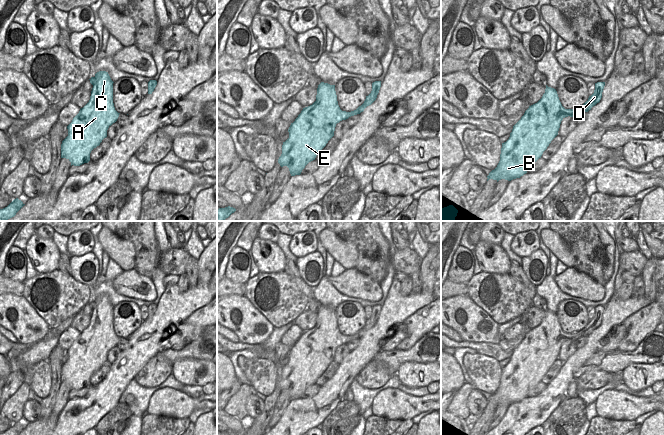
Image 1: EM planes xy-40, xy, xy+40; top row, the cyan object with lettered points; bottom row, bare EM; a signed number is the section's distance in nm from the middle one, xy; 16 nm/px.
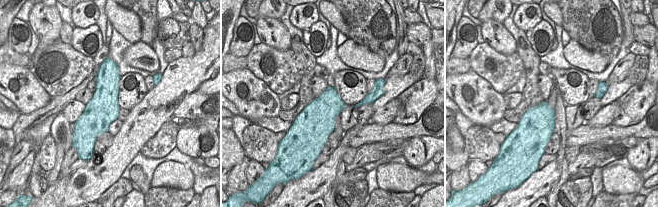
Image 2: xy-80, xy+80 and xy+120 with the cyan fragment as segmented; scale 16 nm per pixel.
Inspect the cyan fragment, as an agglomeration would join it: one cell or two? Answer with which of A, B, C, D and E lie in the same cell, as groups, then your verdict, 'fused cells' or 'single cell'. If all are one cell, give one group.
groups A B C D E; single cell

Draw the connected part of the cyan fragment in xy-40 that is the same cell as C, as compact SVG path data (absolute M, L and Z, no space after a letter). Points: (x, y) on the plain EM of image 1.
M99 295L91 301L93 309L89 326L67 350L68 360L61 368L61 382L80 390L90 385L91 375L107 361L108 352L119 338L113 327L113 305L108 296Z

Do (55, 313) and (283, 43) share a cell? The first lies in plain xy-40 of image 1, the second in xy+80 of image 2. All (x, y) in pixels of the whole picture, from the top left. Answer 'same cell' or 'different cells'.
different cells

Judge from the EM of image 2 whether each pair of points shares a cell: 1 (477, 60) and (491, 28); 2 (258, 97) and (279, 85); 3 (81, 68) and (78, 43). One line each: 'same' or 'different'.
1: different
2: different
3: different

